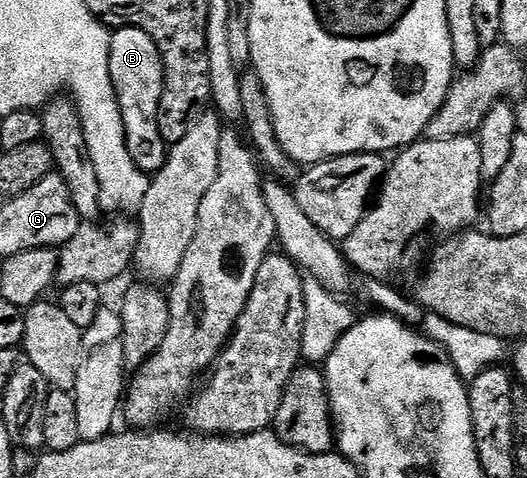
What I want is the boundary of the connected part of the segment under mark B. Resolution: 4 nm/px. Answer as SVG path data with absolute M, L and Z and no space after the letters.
M119 27L110 40L110 80L122 112L126 148L130 156L137 160L167 158L170 146L162 140L162 132L158 128L158 104L164 87L164 69L158 44L154 44L154 40L138 28Z

